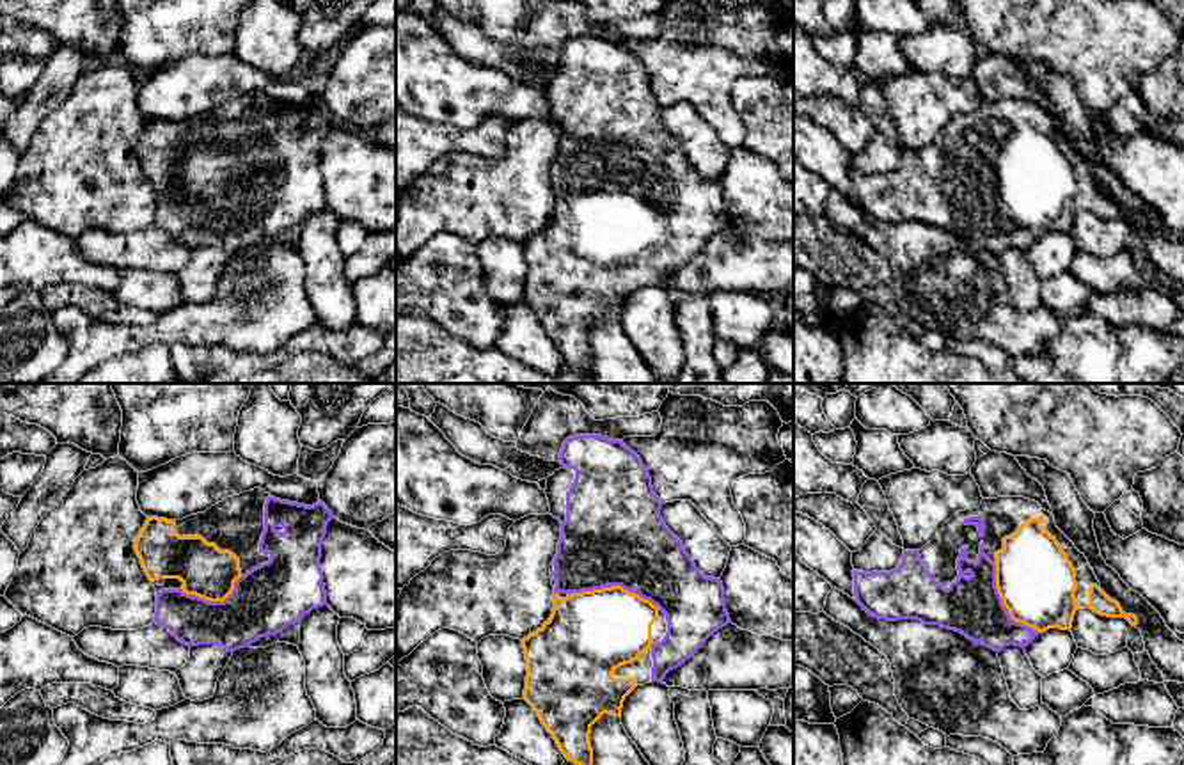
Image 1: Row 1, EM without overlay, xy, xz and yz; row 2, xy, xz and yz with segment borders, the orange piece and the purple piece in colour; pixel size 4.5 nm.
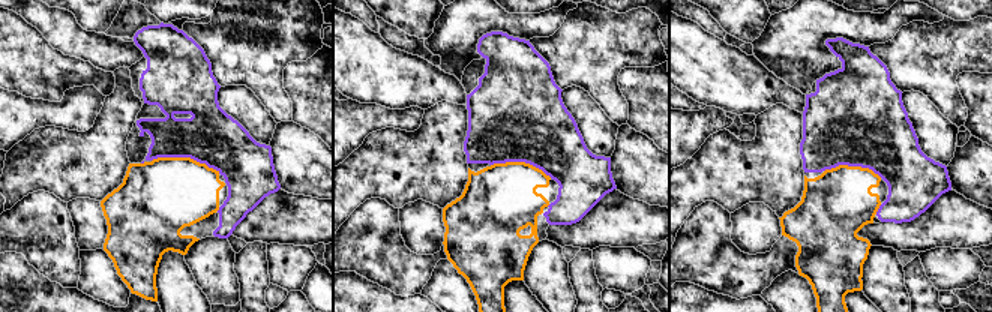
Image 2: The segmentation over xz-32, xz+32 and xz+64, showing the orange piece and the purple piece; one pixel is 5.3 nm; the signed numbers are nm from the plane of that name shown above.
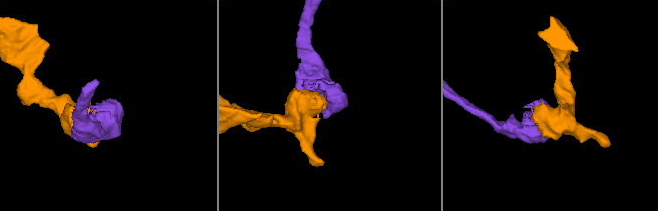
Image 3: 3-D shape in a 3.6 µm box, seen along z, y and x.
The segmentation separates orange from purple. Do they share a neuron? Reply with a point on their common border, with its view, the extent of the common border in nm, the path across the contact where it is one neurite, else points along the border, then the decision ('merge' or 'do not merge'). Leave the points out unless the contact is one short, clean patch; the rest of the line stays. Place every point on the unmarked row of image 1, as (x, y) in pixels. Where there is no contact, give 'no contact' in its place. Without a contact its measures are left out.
xz (615, 189) | 420 nm | merge

